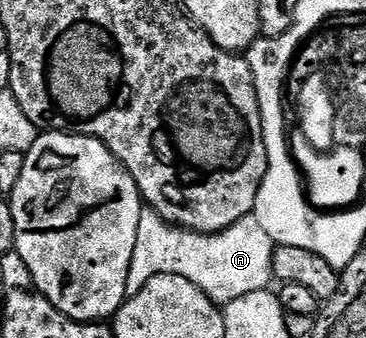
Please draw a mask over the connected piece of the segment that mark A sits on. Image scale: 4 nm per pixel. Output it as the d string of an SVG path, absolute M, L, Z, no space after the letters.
M145 206L139 214L139 234L135 234L135 254L131 254L125 294L139 294L159 274L175 274L203 290L214 304L224 306L235 302L235 298L243 298L243 294L264 292L272 285L269 283L274 283L274 247L267 230L259 226L254 215L222 232L192 232L167 223L154 208Z

